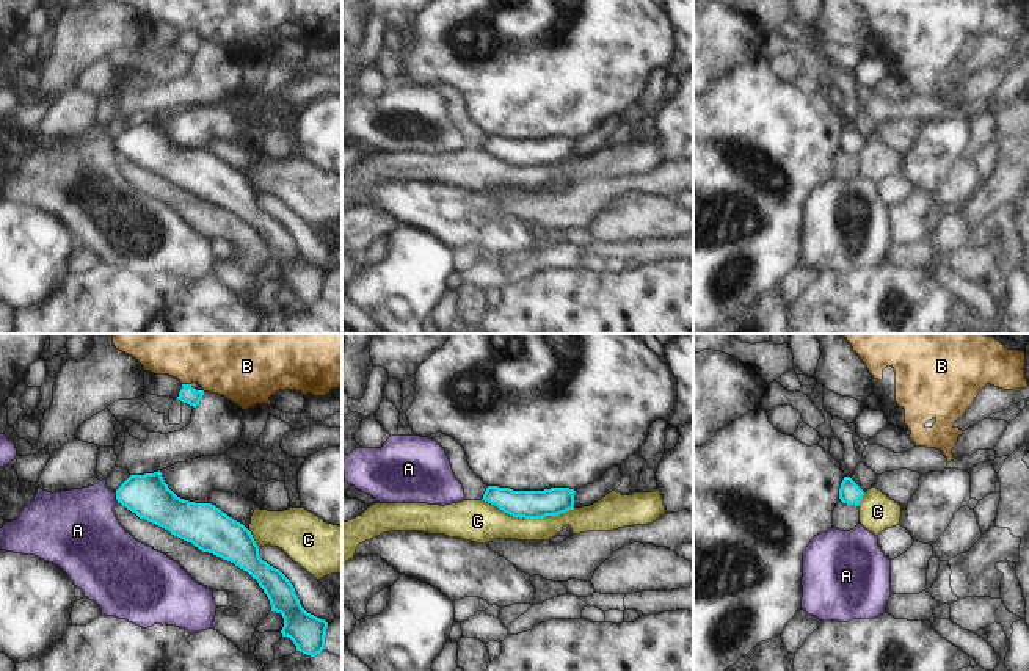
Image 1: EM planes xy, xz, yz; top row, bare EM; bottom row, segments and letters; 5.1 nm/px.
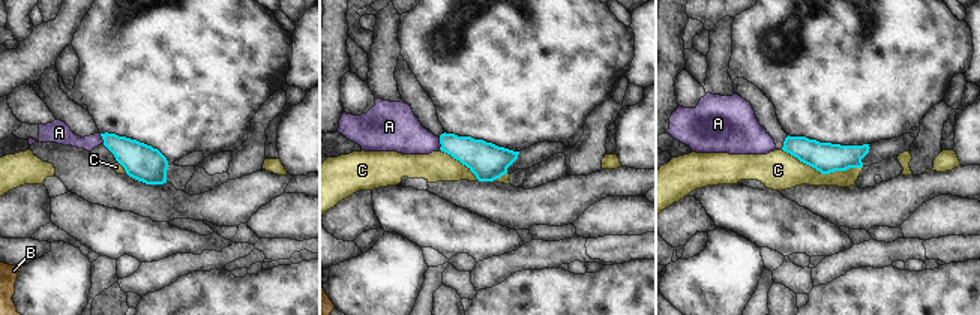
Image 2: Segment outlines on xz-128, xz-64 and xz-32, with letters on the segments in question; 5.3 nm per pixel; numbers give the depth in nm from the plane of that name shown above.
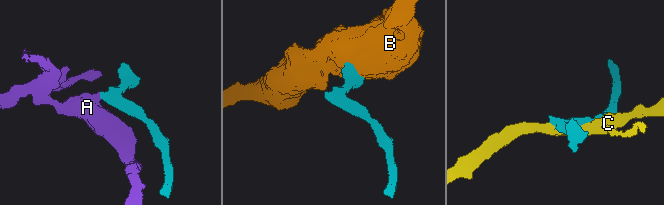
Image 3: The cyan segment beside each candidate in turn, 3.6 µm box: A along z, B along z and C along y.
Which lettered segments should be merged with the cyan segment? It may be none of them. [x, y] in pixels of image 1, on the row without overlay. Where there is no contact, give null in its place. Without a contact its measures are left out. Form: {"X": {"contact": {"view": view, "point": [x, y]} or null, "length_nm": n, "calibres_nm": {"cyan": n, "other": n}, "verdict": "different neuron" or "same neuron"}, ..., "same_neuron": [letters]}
{"A": {"contact": {"view": "xy", "point": [116, 146]}, "length_nm": 60, "calibres_nm": {"cyan": 220, "other": 400}, "verdict": "different neuron"}, "B": {"contact": {"view": "xy", "point": [187, 33]}, "length_nm": 50, "calibres_nm": {"cyan": 90, "other": 240}, "verdict": "different neuron"}, "C": {"contact": {"view": "xz", "point": [527, 166]}, "length_nm": 480, "calibres_nm": {"cyan": 140, "other": 220}, "verdict": "different neuron"}, "same_neuron": []}

